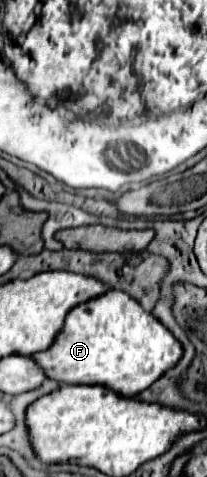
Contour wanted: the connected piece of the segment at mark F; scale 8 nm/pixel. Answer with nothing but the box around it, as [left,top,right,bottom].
[32,290,182,398]

